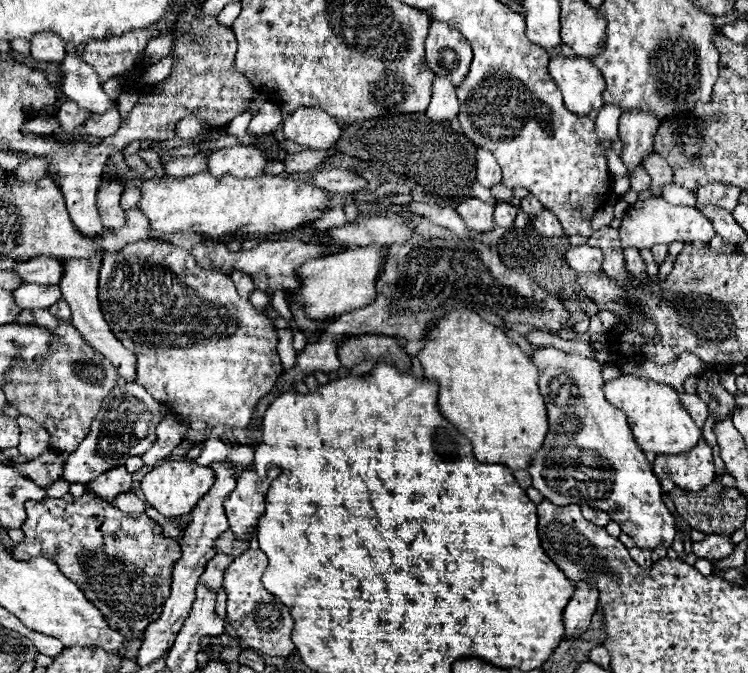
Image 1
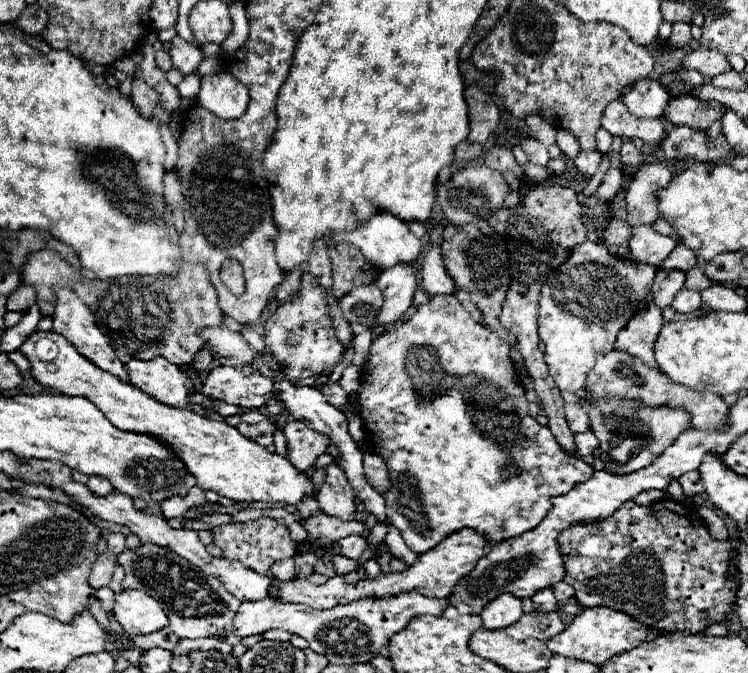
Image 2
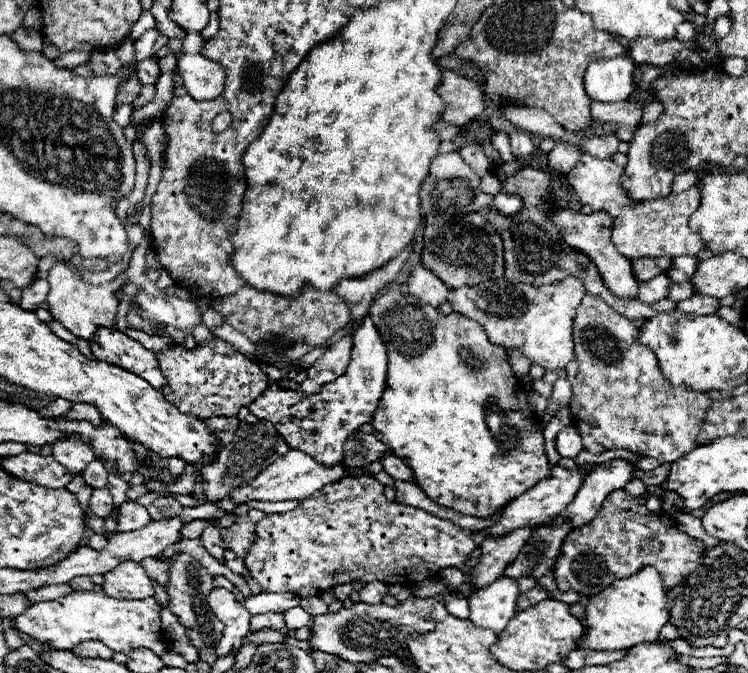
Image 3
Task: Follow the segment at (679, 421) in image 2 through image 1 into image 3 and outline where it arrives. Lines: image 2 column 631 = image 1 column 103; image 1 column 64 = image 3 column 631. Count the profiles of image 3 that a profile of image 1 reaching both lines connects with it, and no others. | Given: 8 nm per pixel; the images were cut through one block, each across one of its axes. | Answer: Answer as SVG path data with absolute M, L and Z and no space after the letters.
M618 458L602 462L596 470L592 470L586 476L574 500L564 508L564 512L554 522L564 522L566 518L570 518L574 528L588 524L598 514L602 500L610 492L624 488L630 480L634 480L634 464L630 460Z

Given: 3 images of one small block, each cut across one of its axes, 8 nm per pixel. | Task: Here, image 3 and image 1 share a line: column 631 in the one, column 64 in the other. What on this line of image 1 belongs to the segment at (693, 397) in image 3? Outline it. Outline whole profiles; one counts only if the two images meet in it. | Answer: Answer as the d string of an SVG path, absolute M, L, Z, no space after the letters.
M36 310L32 316L32 324L48 330L56 336L56 342L50 344L46 358L36 358L34 364L26 368L12 362L2 390L10 406L14 406L20 414L30 416L50 432L52 450L70 454L84 440L84 436L88 436L90 424L96 418L102 400L118 384L118 372L110 360L96 352L68 320L60 320L48 310Z

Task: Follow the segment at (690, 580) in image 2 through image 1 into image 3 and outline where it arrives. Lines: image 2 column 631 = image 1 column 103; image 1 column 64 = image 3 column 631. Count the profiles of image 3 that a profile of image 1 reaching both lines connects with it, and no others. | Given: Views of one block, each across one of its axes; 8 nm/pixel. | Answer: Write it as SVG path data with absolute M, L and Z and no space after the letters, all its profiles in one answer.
M624 490L610 492L598 514L588 524L568 532L560 550L554 568L556 584L564 592L574 590L582 596L596 596L614 580L628 578L644 566L656 568L664 592L668 594L702 564L702 556L706 554L706 546L680 532L672 524L668 512L650 512L644 498L630 496Z

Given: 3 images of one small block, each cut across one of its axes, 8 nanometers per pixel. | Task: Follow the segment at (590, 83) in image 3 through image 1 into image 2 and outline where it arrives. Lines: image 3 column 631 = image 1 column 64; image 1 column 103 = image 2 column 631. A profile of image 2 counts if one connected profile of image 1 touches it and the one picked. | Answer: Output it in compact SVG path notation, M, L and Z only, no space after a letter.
M642 78L636 80L634 88L628 94L622 94L620 100L638 118L660 118L664 106L670 102L670 96L658 82Z

